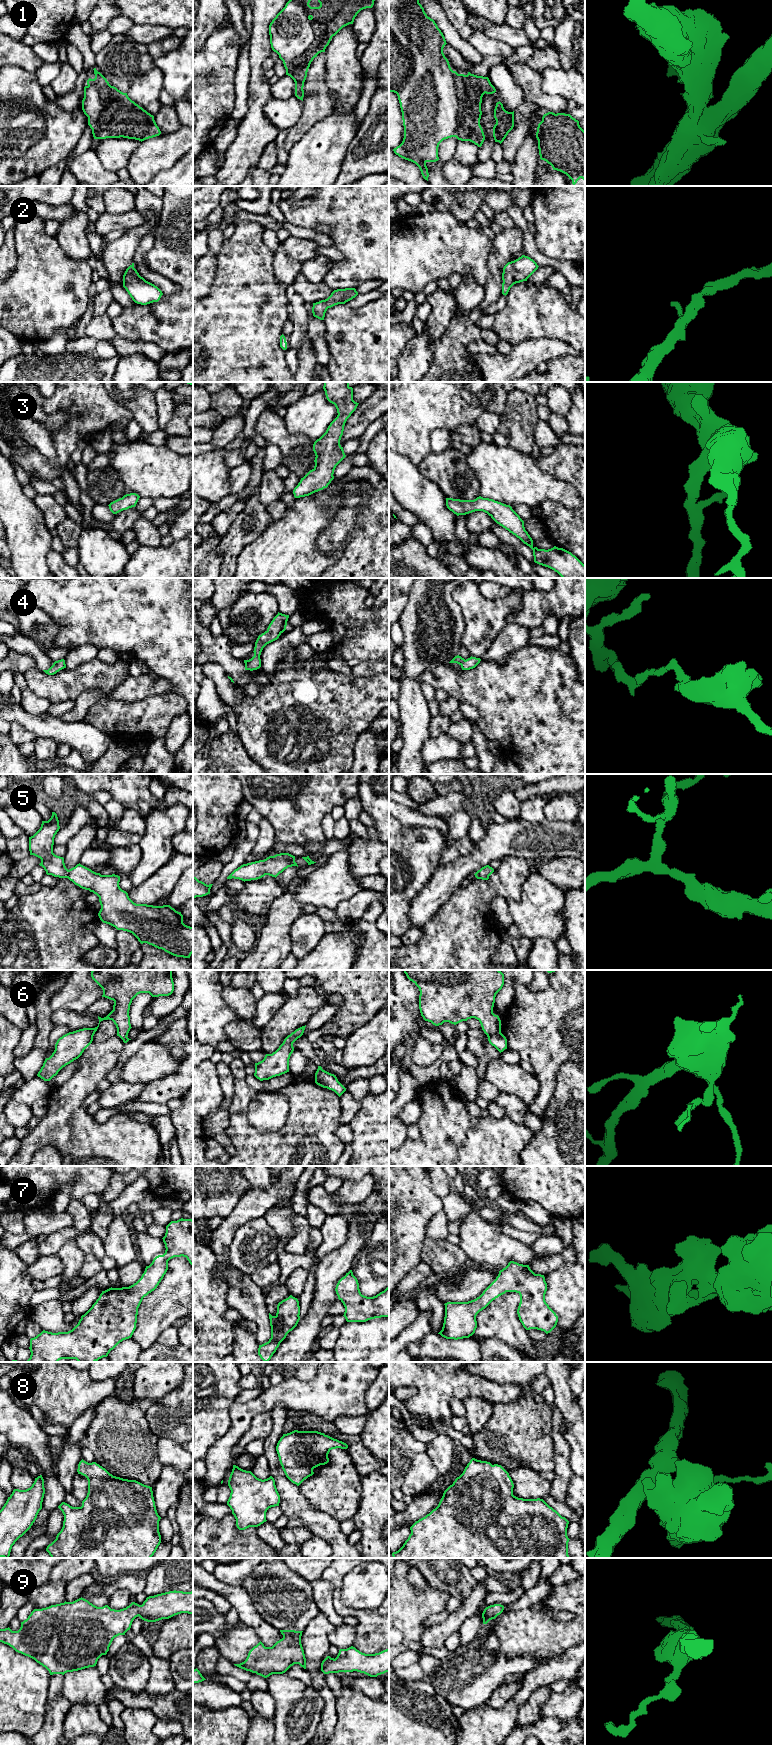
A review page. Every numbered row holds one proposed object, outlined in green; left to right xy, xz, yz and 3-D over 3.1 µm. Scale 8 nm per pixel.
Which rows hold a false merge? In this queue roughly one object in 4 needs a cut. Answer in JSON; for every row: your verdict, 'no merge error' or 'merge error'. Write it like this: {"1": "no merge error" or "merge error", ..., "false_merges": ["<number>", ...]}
{"1": "no merge error", "2": "no merge error", "3": "no merge error", "4": "no merge error", "5": "no merge error", "6": "merge error", "7": "no merge error", "8": "no merge error", "9": "no merge error", "false_merges": ["6"]}

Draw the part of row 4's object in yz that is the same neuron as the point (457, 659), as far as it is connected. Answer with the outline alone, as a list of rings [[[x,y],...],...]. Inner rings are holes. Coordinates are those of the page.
[[[457,655],[449,663],[457,663],[461,666],[462,670],[470,670],[475,668],[480,663],[480,661],[480,658],[471,656],[465,660],[461,656]]]

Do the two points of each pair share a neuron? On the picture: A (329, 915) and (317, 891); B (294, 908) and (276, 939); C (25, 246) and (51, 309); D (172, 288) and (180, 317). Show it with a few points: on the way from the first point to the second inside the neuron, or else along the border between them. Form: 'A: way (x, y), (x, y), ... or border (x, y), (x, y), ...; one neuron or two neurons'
A: border (317, 907), (328, 907), (334, 910); two neurons
B: way (286, 916), (278, 924), (276, 931); one neuron
C: way (41, 262), (49, 293); one neuron
D: border (160, 274), (176, 283), (180, 287), (180, 291); two neurons

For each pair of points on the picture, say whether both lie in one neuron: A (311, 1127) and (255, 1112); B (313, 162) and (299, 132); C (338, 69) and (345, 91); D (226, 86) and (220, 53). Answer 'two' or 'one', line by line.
A: two
B: two
C: one
D: one

